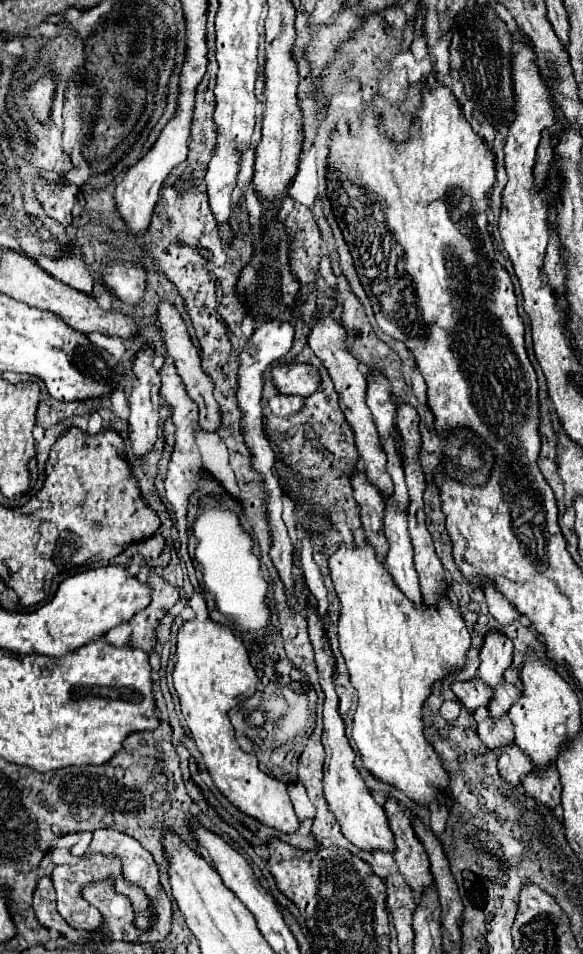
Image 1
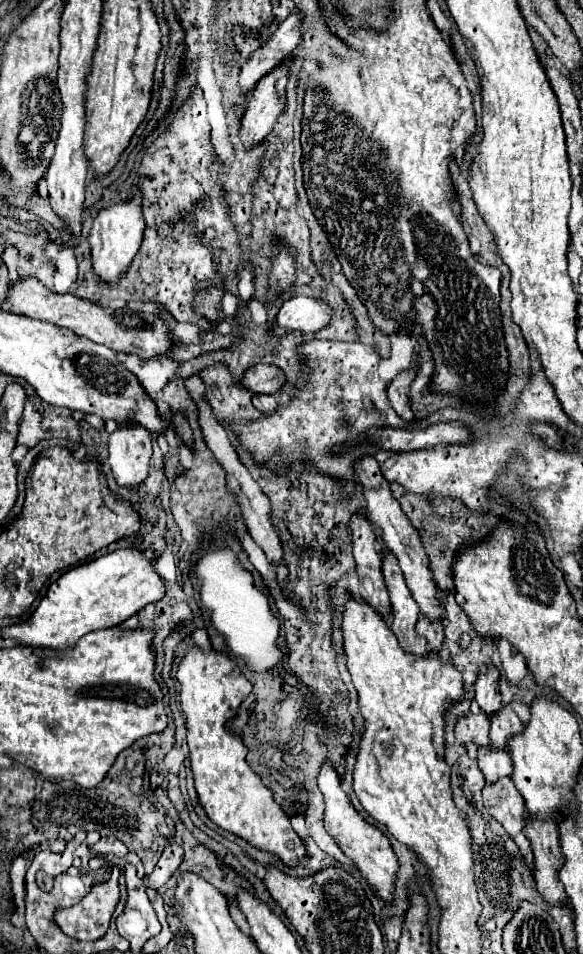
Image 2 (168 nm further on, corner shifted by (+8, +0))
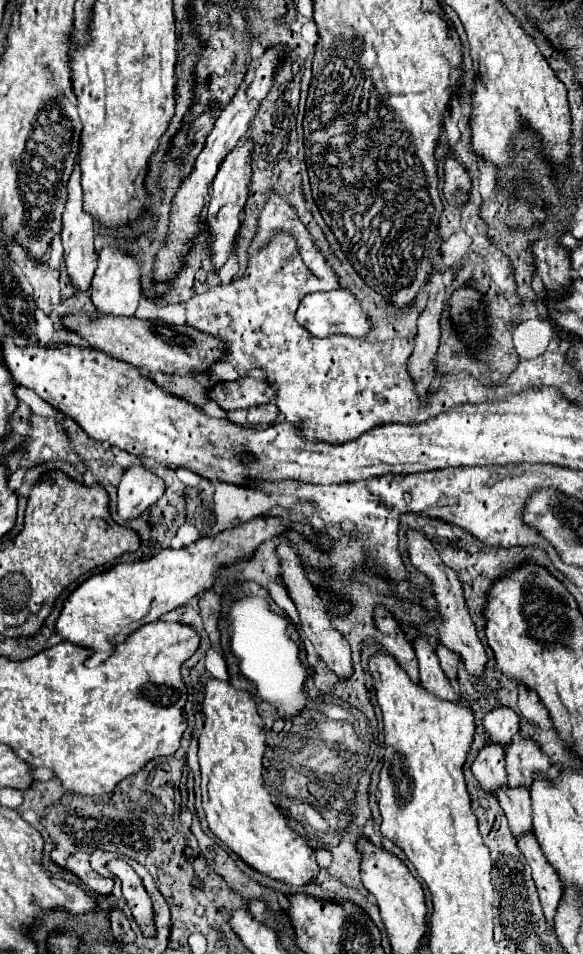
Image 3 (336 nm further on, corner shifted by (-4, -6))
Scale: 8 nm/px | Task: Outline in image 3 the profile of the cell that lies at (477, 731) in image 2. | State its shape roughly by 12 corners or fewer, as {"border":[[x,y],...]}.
{"border":[[499,744],[479,750],[471,766],[485,794],[507,786],[505,750]]}

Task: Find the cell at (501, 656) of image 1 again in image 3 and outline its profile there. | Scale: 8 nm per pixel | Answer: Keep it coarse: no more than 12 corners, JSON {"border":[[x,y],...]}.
{"border":[[501,706],[483,718],[487,738],[505,748],[519,732],[519,716]]}

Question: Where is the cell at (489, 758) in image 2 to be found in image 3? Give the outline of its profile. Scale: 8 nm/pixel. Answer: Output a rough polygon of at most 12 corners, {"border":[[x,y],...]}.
{"border":[[501,788],[497,800],[515,840],[533,832],[527,788]]}

